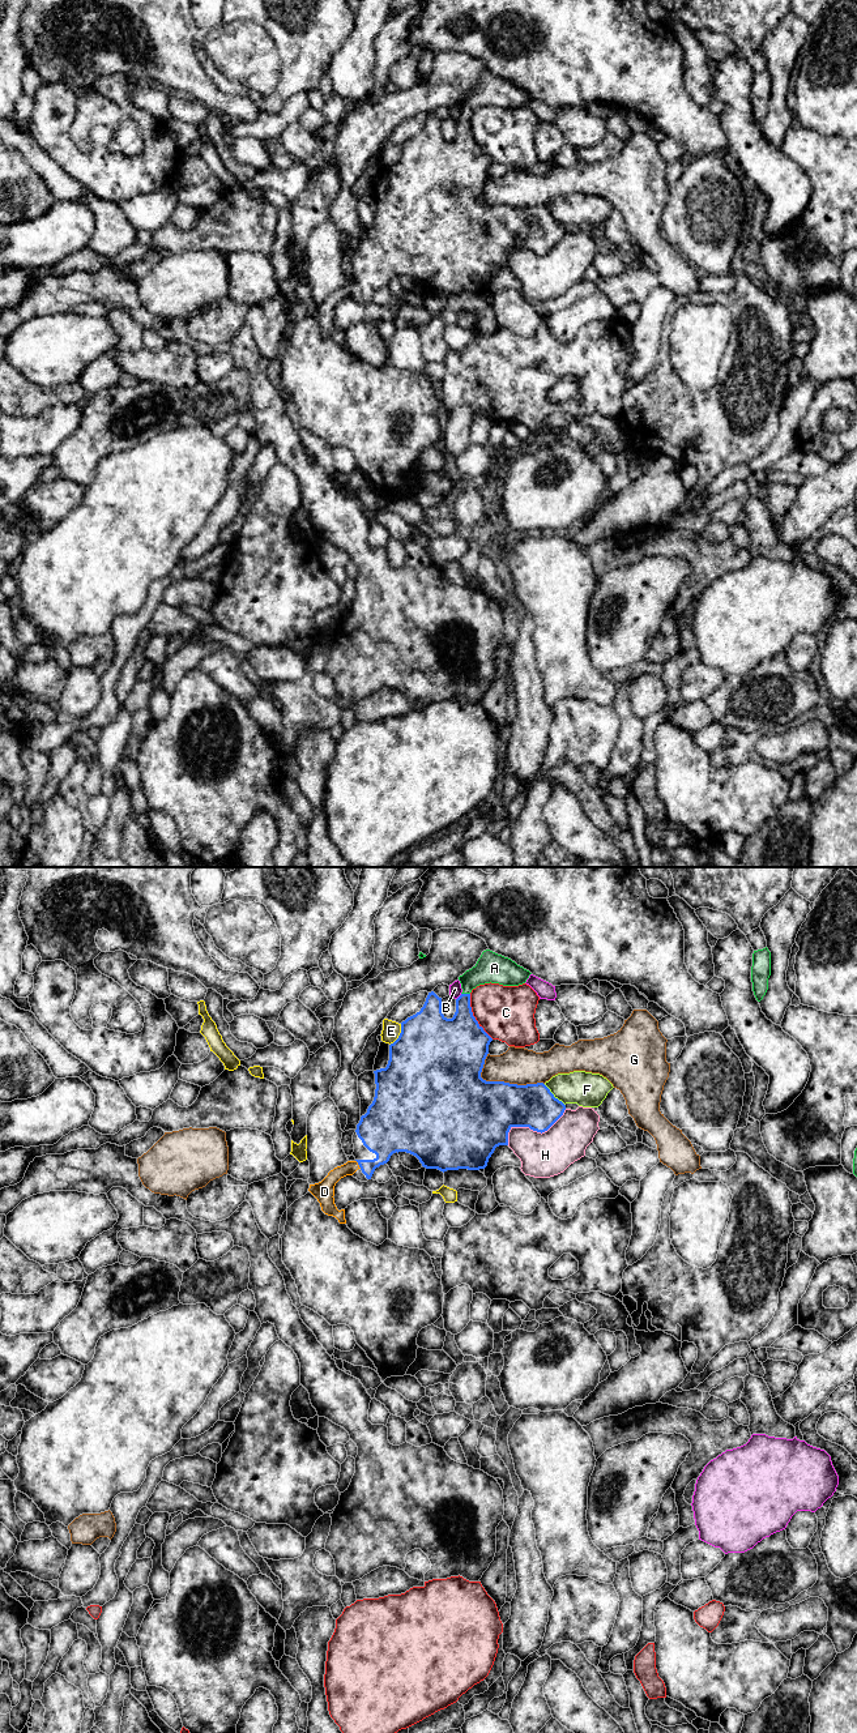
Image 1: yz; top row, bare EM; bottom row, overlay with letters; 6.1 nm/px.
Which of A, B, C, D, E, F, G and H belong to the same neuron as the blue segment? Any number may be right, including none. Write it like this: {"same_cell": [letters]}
{"same_cell": ["D"]}

